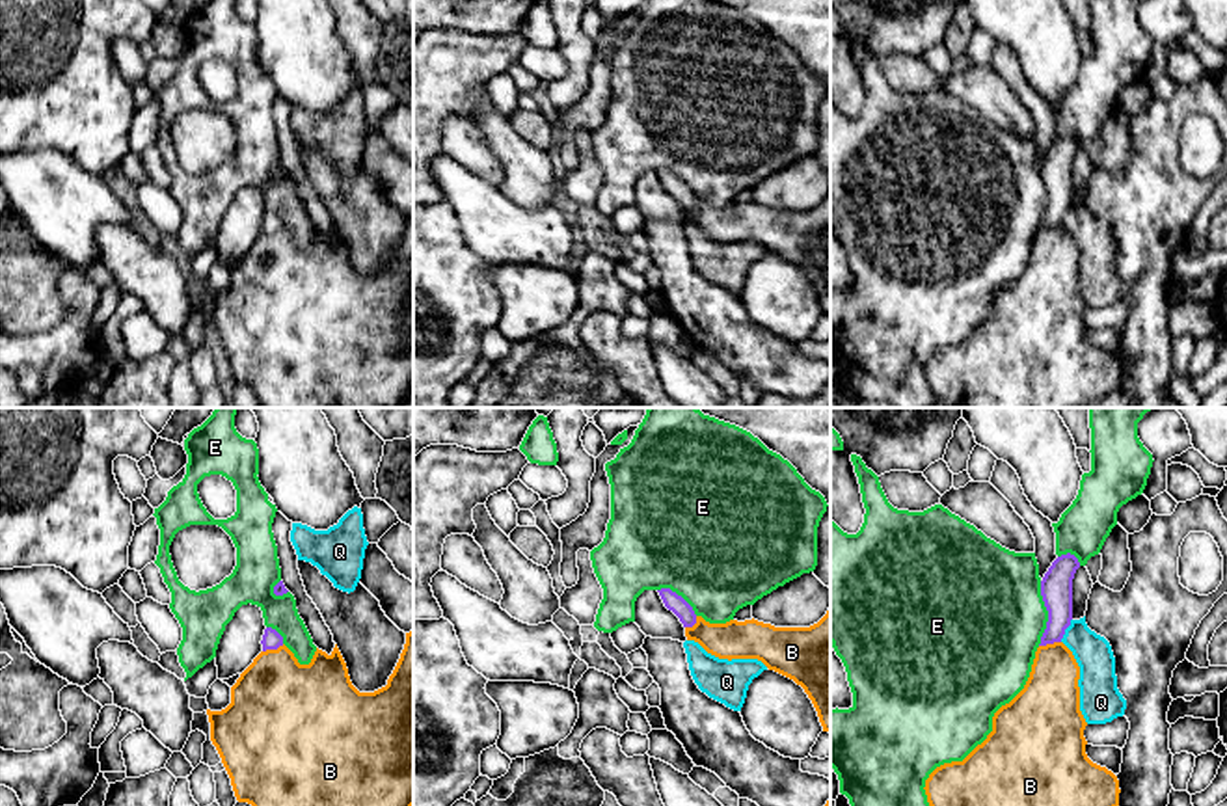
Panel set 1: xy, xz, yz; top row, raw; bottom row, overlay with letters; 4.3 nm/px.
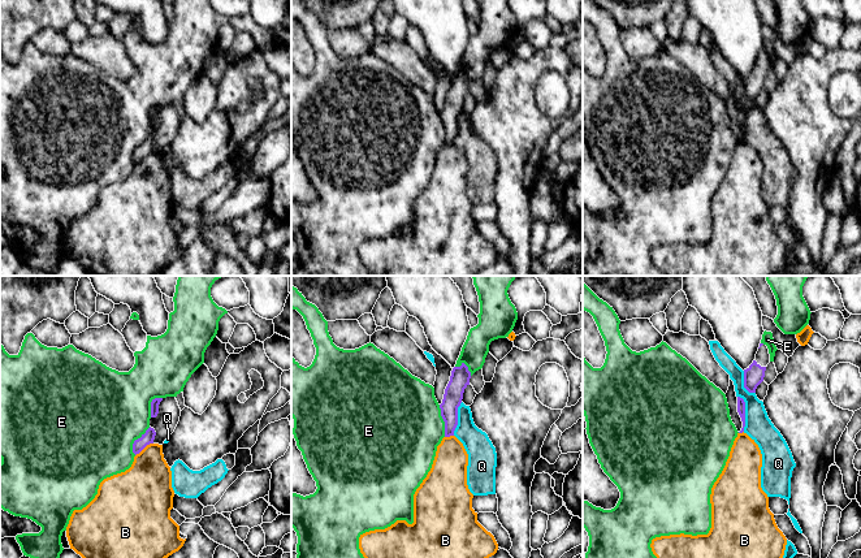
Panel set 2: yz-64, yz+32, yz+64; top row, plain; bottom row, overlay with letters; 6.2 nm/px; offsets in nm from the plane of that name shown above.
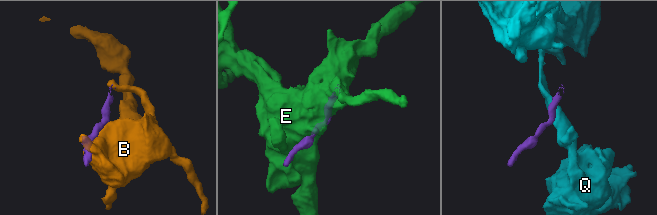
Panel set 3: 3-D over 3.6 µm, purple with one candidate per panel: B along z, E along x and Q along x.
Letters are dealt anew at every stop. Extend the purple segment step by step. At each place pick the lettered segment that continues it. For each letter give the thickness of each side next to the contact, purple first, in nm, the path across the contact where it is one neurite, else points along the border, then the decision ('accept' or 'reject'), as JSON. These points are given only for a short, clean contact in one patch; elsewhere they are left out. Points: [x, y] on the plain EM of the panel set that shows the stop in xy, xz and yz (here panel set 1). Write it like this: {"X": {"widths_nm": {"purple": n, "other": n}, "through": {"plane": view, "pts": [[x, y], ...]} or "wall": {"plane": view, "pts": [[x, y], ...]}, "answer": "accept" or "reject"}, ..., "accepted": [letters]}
{"B": {"widths_nm": {"purple": 140, "other": 260}, "answer": "reject"}, "E": {"widths_nm": {"purple": 140, "other": 460}, "answer": "reject"}, "Q": {"widths_nm": {"purple": 140, "other": 160}, "wall": {"plane": "yz", "pts": [[1071, 201], [1060, 224]]}, "answer": "reject"}, "accepted": []}

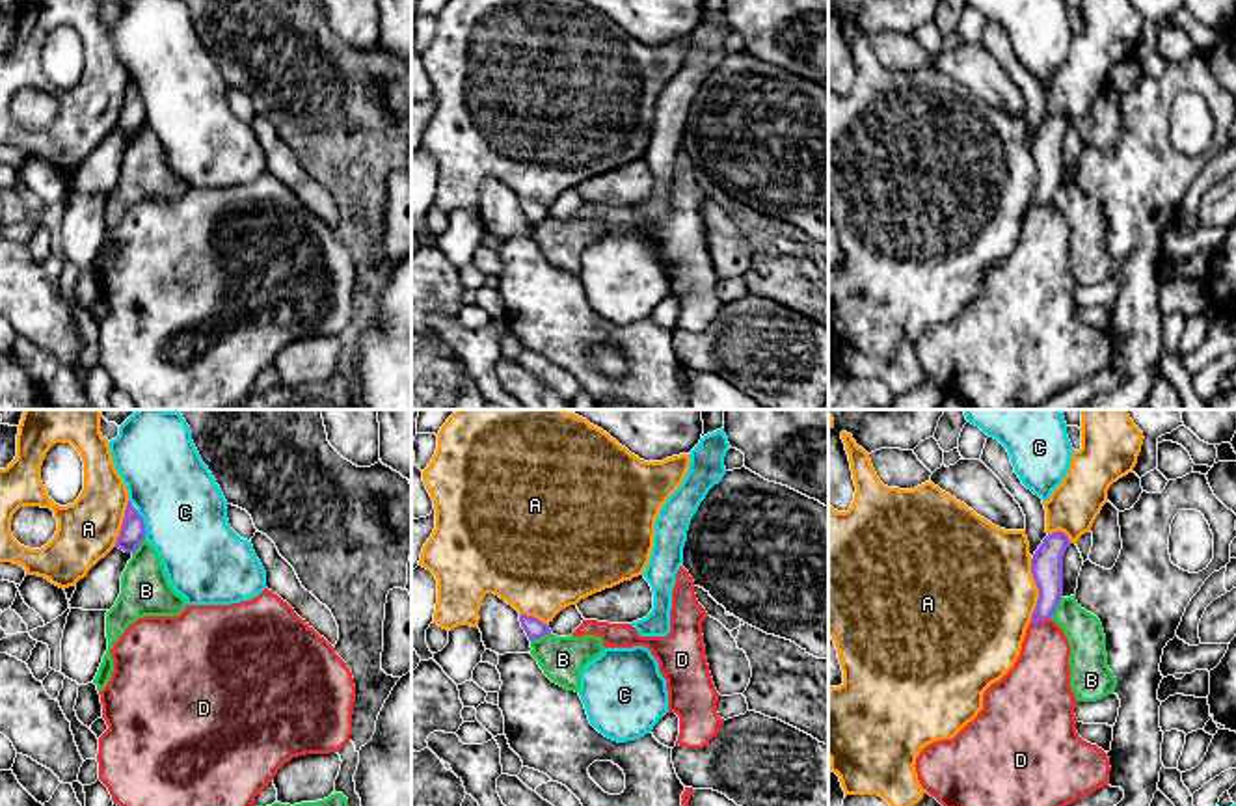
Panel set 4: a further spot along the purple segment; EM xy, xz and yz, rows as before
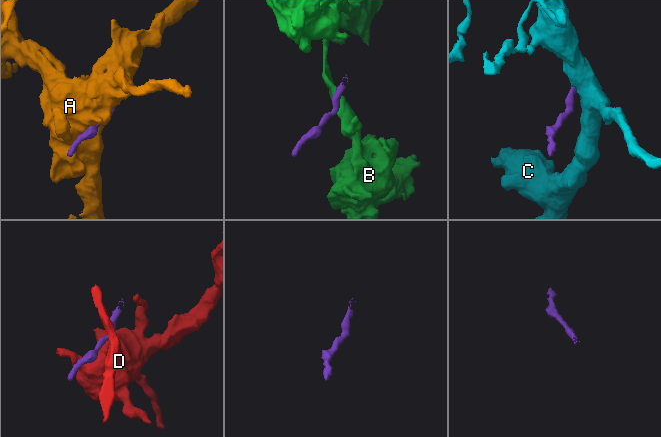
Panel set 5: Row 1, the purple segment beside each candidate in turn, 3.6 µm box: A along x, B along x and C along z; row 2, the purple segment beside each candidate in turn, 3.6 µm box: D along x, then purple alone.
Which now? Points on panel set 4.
{"A": {"widths_nm": {"purple": 140, "other": 460}, "answer": "reject"}, "B": {"widths_nm": {"purple": 140, "other": 160}, "wall": {"plane": "yz", "pts": [[1061, 179], [1050, 201]]}, "answer": "reject"}, "C": {"widths_nm": {"purple": 110, "other": 360}, "wall": {"plane": "xy", "pts": [[136, 94], [142, 101], [146, 121]]}, "answer": "reject"}, "D": {"widths_nm": {"purple": 140, "other": 260}, "answer": "reject"}, "accepted": []}

